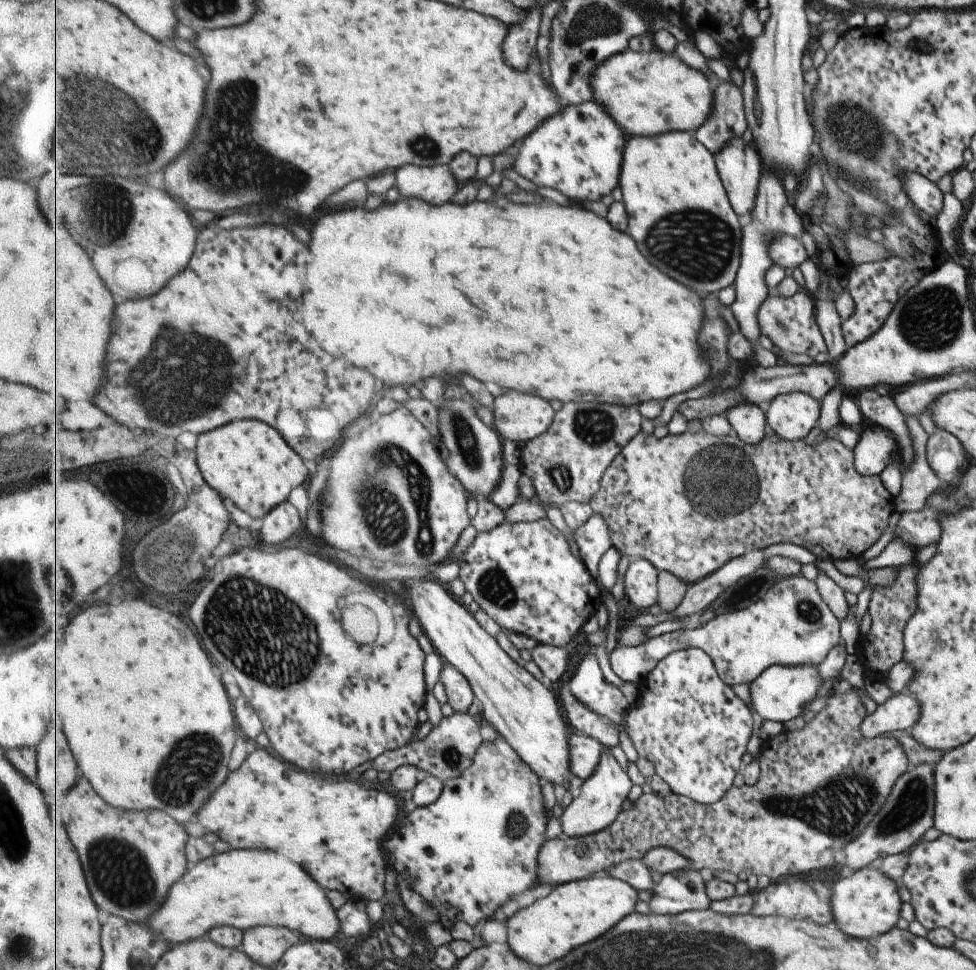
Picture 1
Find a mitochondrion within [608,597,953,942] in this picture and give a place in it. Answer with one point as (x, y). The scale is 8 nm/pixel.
(835, 808)

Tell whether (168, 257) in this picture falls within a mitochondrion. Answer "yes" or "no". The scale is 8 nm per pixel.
no

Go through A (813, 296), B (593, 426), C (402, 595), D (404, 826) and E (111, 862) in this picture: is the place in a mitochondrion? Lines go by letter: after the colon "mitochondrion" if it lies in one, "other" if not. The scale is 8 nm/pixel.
A: other
B: mitochondrion
C: other
D: other
E: mitochondrion

